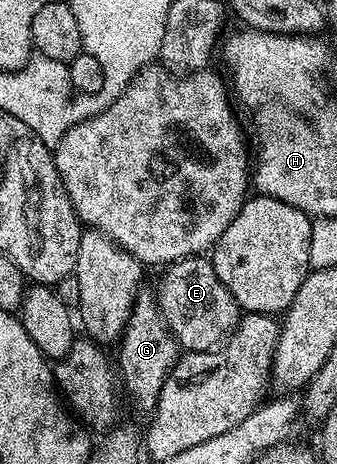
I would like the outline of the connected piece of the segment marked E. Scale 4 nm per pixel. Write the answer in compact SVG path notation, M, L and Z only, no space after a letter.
M191 257L169 264L156 286L158 308L174 334L179 348L187 351L213 351L238 326L240 308L228 289L216 277L213 262L206 257Z

